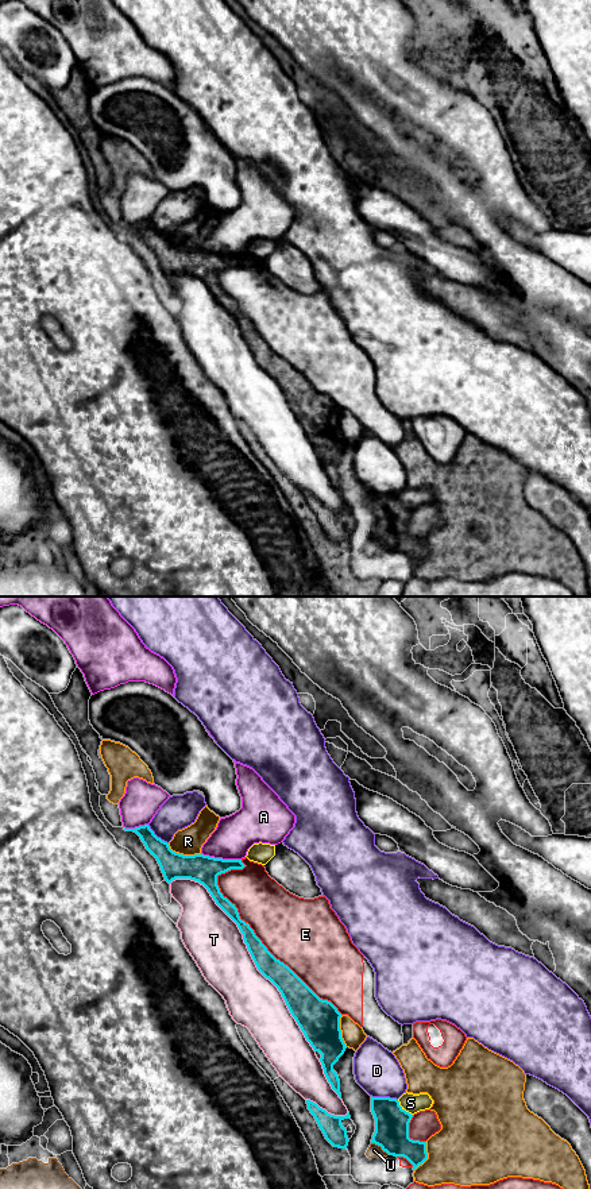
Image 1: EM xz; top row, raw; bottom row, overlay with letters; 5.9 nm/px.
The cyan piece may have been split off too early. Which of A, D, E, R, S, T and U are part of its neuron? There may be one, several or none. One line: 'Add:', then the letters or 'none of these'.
Add: none of these

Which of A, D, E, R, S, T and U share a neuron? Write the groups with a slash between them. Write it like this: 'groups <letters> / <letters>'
groups A E / D / R / S / T / U

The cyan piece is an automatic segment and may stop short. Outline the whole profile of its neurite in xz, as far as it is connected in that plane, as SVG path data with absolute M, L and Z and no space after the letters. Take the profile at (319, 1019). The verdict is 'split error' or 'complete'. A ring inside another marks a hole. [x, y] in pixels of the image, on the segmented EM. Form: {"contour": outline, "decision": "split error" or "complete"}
{"contour": "M148 825L125 831L136 833L146 849L157 858L165 880L190 879L202 884L216 904L237 924L244 943L258 968L281 992L291 1016L296 1019L306 1041L321 1054L320 1062L332 1089L340 1093L340 1080L333 1065L344 1054L347 1046L341 1038L341 1014L328 1000L320 999L287 965L277 960L248 923L240 919L237 908L223 896L217 876L231 869L243 869L242 860L223 860L204 854L184 856L170 849L158 838Z", "decision": "complete"}

